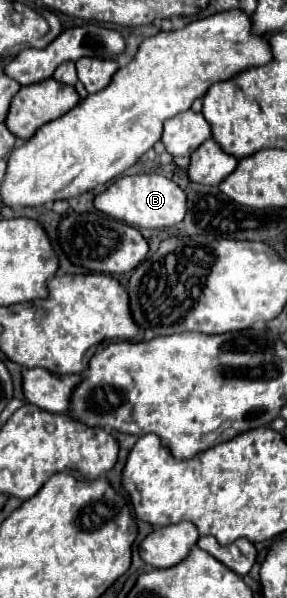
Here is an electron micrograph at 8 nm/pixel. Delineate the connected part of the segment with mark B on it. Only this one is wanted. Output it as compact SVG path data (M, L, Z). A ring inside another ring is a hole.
M135 174L117 178L93 198L93 206L99 212L137 228L169 228L179 224L187 214L185 192L173 180L161 174Z

